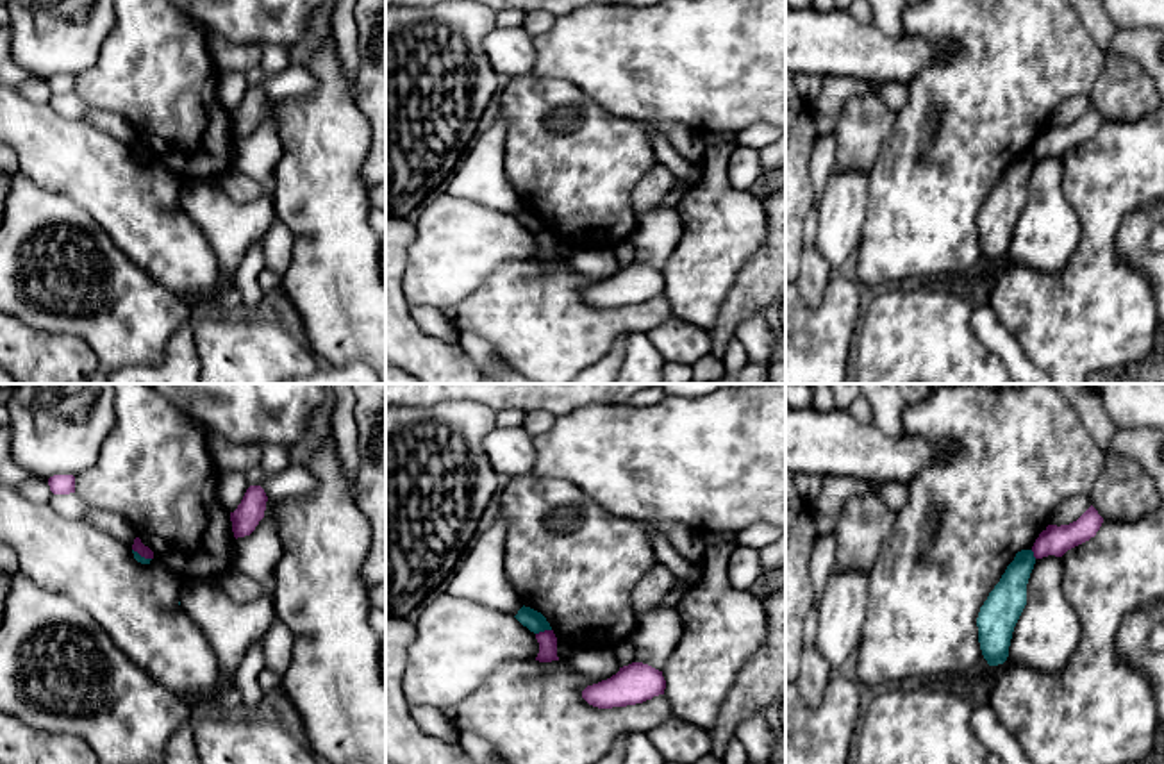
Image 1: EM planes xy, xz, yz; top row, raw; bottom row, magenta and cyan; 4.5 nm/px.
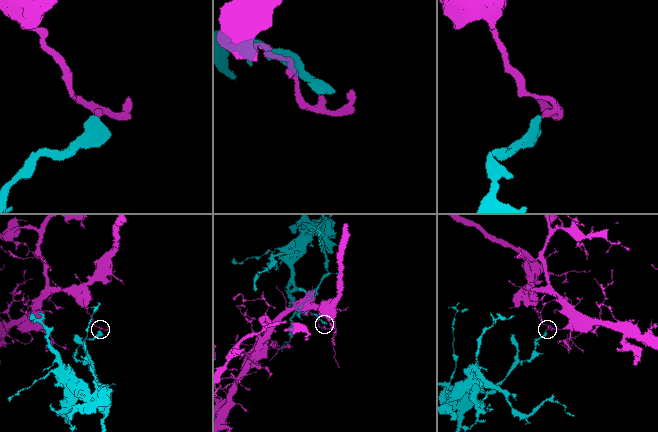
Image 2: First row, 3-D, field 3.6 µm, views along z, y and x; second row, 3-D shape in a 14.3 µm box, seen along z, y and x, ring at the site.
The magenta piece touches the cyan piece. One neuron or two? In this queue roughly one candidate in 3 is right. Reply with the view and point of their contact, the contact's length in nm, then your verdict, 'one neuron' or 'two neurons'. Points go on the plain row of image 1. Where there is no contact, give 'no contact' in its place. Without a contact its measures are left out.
xz (545, 231) | 80 nm | two neurons

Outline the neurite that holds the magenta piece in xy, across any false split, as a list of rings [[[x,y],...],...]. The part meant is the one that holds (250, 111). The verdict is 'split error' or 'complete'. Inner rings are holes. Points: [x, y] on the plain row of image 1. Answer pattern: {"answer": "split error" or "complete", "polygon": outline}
{"answer": "complete", "polygon": [[[250,86],[234,112],[230,112],[234,137],[250,136],[264,118],[268,96],[261,86]]]}

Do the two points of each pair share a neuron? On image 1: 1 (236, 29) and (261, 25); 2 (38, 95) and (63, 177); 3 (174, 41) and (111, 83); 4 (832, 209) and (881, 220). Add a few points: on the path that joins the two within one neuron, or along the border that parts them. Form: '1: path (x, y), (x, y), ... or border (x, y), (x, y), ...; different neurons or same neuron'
1: path (241, 25), (256, 25); same neuron
2: border (18, 90), (27, 99), (47, 104); different neurons
3: path (157, 58), (141, 74), (127, 79); same neuron
4: border (870, 175), (864, 234), (854, 256); different neurons

